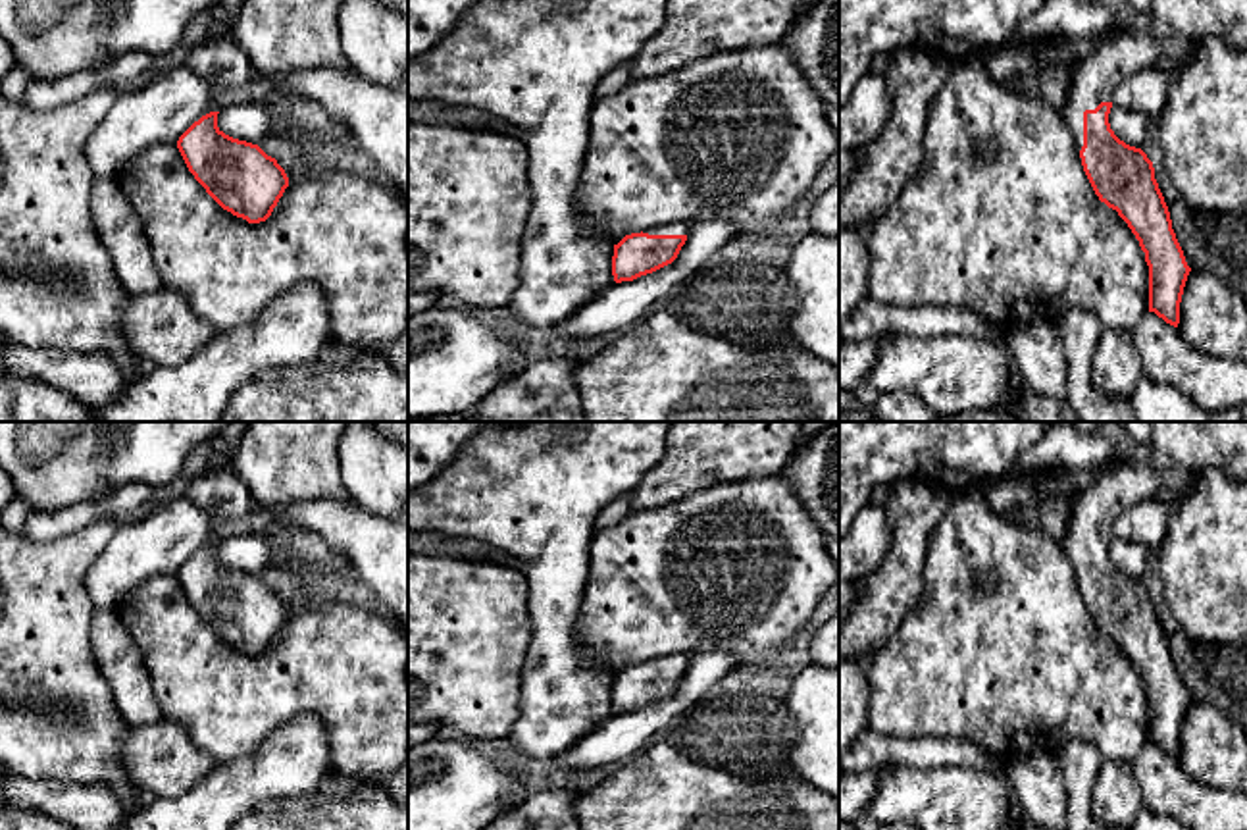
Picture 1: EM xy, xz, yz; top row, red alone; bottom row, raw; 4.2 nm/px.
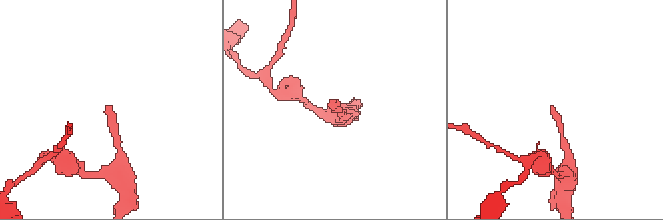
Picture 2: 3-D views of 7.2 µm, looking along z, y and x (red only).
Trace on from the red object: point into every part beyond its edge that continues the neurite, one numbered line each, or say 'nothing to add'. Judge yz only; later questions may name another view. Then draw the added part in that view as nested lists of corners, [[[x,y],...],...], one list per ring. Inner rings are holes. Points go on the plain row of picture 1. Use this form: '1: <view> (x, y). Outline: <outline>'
1: yz (1092, 511). Outline: [[[1126,462],[1101,468],[1082,491],[1066,495],[1068,526],[1062,537],[1078,584],[1083,578],[1083,543],[1112,533],[1116,518],[1139,501],[1157,499],[1164,487],[1160,472],[1149,464]]]

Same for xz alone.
1: xz (666, 659). Outline: [[[662,655],[656,659],[647,659],[643,664],[649,666],[689,666],[689,657],[687,655]]]

